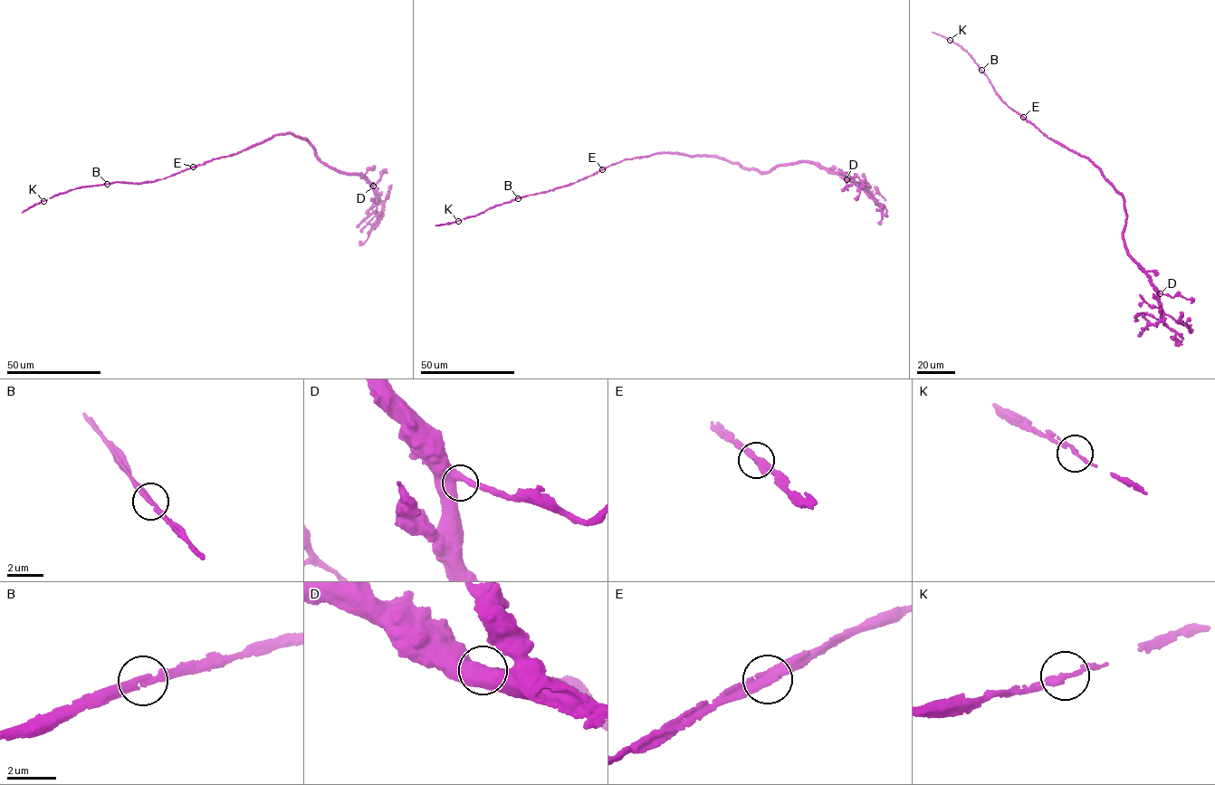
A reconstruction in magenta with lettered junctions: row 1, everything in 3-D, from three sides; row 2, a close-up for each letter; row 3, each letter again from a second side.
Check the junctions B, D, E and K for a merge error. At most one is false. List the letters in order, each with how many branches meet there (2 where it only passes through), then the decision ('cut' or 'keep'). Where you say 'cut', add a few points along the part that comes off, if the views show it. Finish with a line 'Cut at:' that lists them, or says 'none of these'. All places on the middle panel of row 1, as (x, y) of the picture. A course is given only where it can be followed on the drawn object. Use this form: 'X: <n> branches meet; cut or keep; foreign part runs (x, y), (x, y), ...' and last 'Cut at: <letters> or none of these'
B: 2 branches meet; keep
D: 2 branches meet; keep
E: 2 branches meet; keep
K: 2 branches meet; keep
Cut at: none of these

